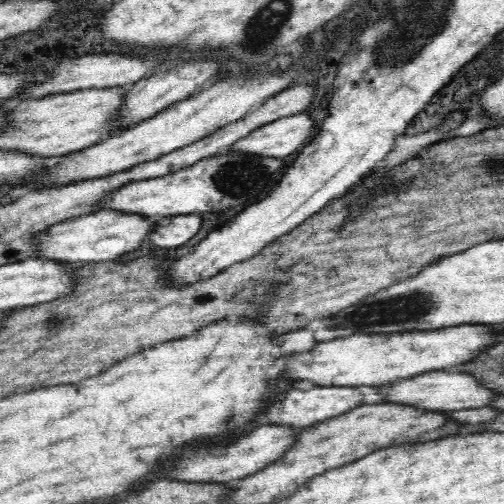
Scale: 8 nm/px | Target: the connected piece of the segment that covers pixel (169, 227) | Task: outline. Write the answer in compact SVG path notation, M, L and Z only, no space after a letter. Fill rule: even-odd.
M186 214L186 216L174 216L174 218L161 218L154 225L152 234L148 234L148 240L160 248L178 252L182 248L176 248L176 246L186 244L200 232L202 218L200 214Z

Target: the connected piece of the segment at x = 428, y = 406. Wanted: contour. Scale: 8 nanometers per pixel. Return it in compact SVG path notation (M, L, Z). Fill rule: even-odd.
M462 369L454 370L454 372L428 372L428 374L416 376L412 380L402 380L400 384L384 386L382 390L388 394L386 402L400 402L400 404L418 406L424 410L444 410L444 412L488 406L496 398L496 394L492 390L478 384L474 377L466 374L466 370Z

